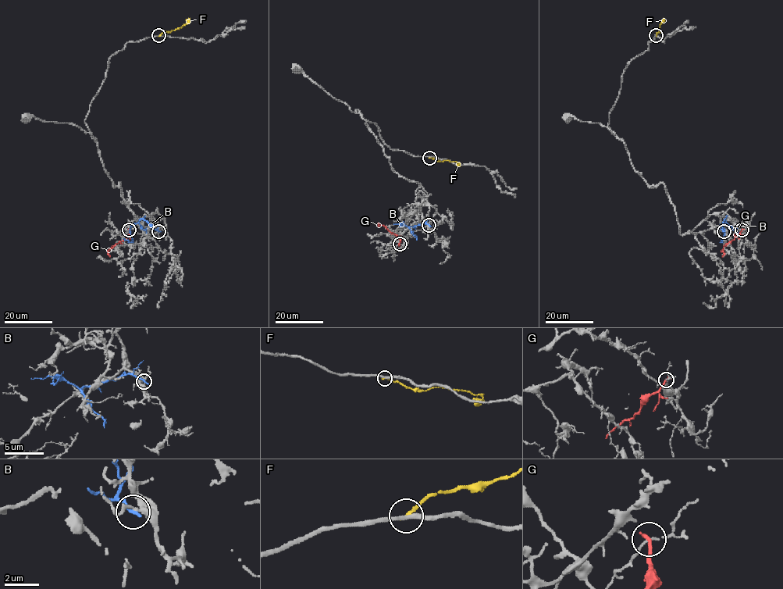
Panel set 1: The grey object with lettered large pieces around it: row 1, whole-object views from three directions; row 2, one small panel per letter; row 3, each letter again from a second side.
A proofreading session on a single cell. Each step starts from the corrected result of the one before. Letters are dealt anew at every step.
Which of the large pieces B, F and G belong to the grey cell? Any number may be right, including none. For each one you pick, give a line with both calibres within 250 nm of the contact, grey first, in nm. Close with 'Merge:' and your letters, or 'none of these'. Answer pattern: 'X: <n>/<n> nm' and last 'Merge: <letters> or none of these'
Merge: none of these

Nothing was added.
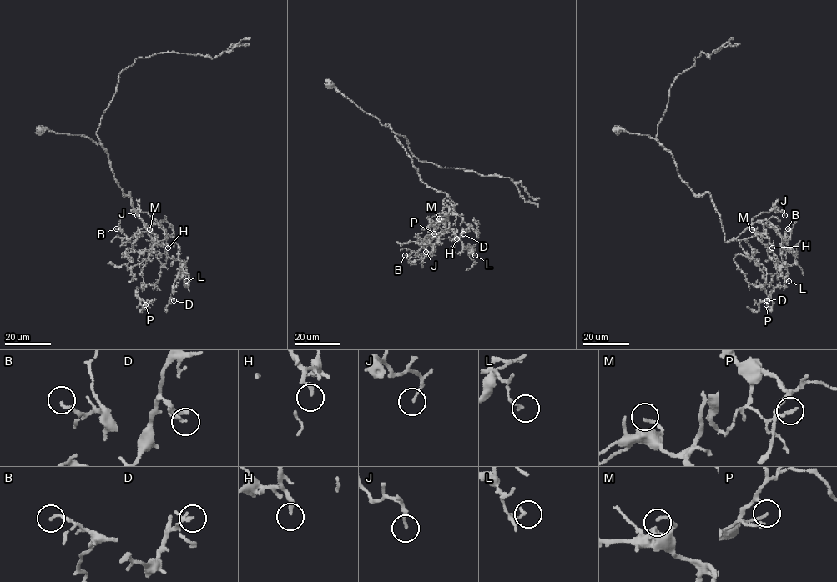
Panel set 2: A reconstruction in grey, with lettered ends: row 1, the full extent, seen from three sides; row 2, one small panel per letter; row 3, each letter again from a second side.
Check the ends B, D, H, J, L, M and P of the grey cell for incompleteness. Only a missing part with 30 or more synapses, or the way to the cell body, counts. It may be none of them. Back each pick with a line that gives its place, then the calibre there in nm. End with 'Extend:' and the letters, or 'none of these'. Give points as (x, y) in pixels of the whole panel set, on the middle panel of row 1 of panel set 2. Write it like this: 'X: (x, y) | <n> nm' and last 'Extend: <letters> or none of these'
H: (456, 238) | 190 nm
Extend: H

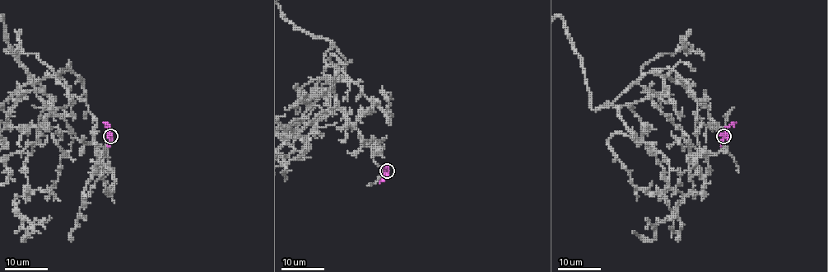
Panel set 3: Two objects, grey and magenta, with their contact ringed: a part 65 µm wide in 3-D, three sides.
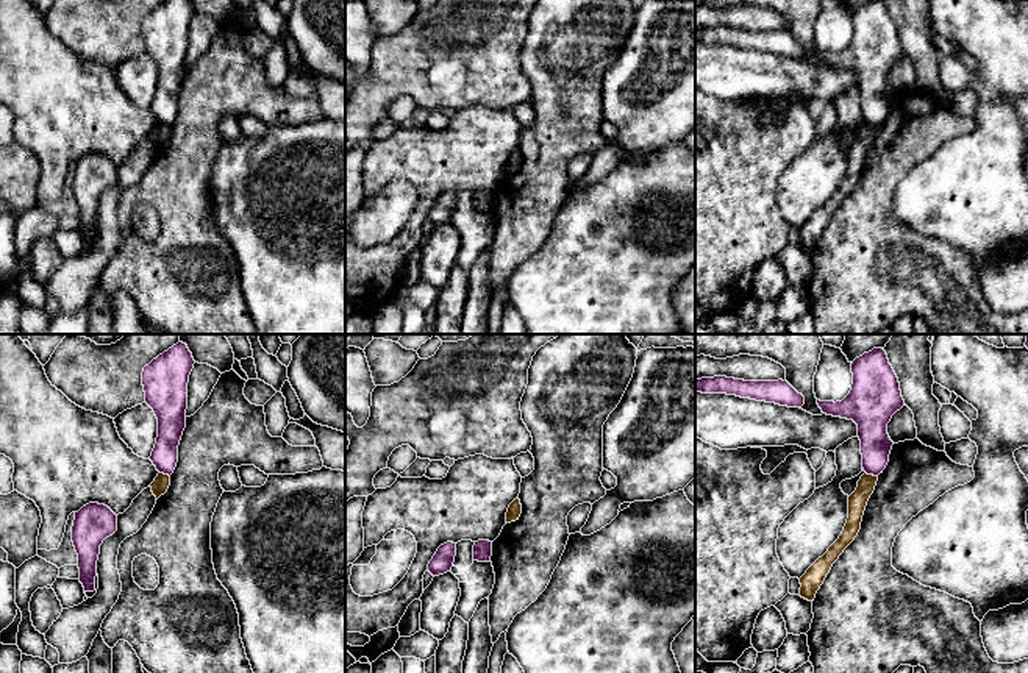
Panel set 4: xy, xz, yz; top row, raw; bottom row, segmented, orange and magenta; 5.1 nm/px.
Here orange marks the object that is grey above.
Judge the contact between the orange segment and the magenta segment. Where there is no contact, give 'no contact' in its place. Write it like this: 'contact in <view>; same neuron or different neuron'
contact in yz; different neuron

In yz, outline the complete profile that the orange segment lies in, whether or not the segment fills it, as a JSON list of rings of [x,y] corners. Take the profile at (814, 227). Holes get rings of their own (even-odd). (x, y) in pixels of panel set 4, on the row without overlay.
[[[864,123],[858,131],[856,141],[848,147],[848,169],[839,189],[819,208],[800,228],[800,247],[814,251],[817,240],[823,234],[833,214],[844,200],[855,191],[861,180],[862,166],[870,145],[875,141],[878,126]]]

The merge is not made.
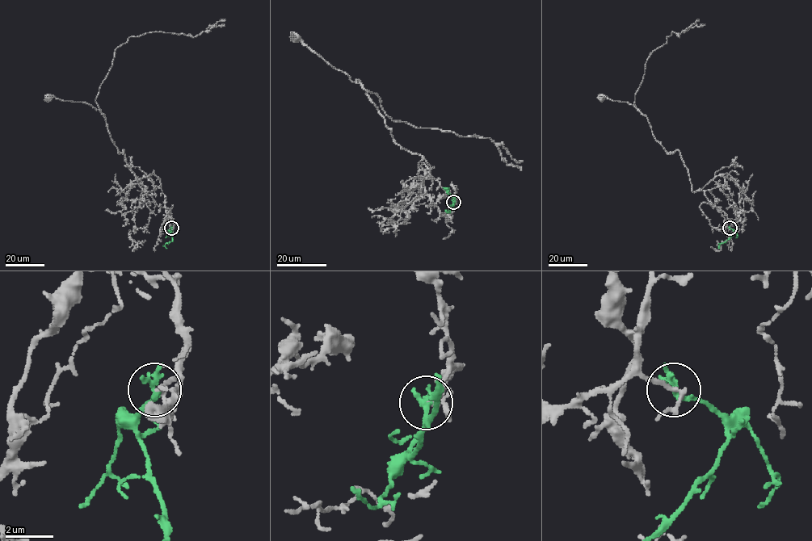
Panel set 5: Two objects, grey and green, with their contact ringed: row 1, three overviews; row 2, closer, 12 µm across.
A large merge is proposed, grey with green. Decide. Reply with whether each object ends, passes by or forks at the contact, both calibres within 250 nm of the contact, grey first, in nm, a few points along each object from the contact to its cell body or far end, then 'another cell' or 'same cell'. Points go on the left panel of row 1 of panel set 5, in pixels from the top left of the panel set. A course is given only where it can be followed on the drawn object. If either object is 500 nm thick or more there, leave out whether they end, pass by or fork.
grey passes by; green ends; calibres 150 and 300 nm; course grey (171, 228), (168, 208), (139, 186), (101, 111), (49, 98); course green (171, 228), (172, 241), (164, 245), (166, 248); same cell

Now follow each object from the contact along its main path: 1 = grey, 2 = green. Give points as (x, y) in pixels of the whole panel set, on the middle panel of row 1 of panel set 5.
1: (453, 202), (456, 198), (448, 190), (418, 168), (422, 156), (393, 141), (363, 85), (297, 38)
2: (453, 202), (452, 207), (454, 199), (443, 189), (448, 188)

